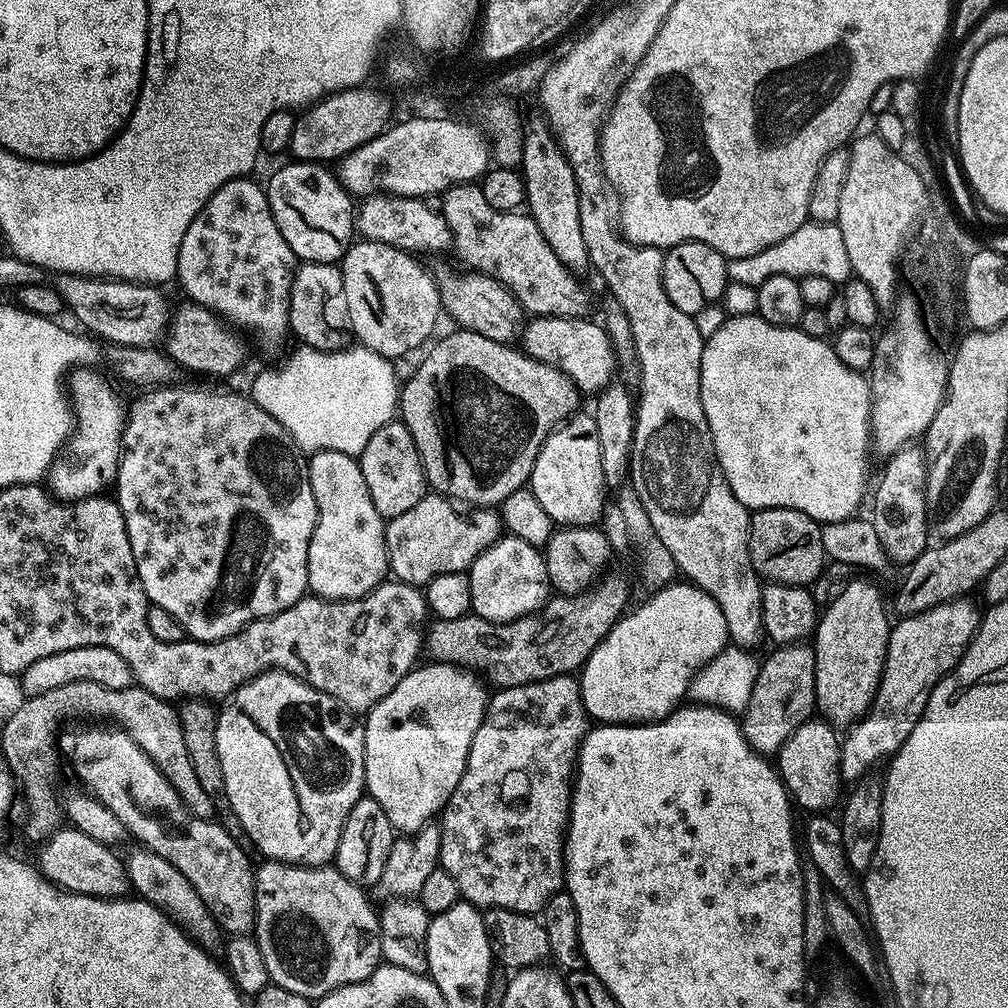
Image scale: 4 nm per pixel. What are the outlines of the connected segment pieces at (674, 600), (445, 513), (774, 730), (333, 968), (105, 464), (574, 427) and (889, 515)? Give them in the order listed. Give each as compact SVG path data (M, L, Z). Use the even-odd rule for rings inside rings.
M671 582L664 587L655 589L651 595L653 596L645 604L638 605L636 609L633 607L631 610L625 611L624 615L620 617L620 621L610 630L610 634L606 634L606 638L602 638L602 642L594 650L594 654L590 654L590 658L584 663L583 668L578 673L584 709L588 711L589 717L593 721L600 724L643 724L645 722L665 720L671 712L675 712L677 708L681 707L683 700L680 699L689 695L692 680L703 671L705 666L722 649L729 647L730 637L728 627L726 626L726 618L722 618L722 610L718 610L718 602L714 602L714 598L710 598L710 594L706 594L701 588L697 588L691 582Z
M425 495L414 510L398 514L384 529L388 566L399 583L426 586L438 574L467 572L474 561L500 539L502 525L499 511L480 506L467 516L453 501L439 495ZM396 575L396 576L395 576Z
M797 642L782 644L771 649L773 652L768 657L763 657L758 678L754 682L754 690L750 694L748 707L742 713L742 727L748 745L755 752L761 754L775 754L780 747L802 726L807 720L813 719L816 708L816 687L814 686L814 666L816 665L816 649L811 643Z
M265 859L264 865L255 869L256 883L256 916L254 935L258 942L258 950L262 950L262 959L266 962L266 970L268 971L269 981L278 986L282 986L286 990L294 990L294 994L302 994L310 1001L317 1001L320 997L330 994L334 990L338 990L347 984L357 984L366 978L370 978L370 974L374 974L374 970L379 968L382 963L380 954L380 917L378 915L377 905L372 905L368 901L368 896L361 885L350 882L350 878L343 876L335 866L305 866L302 864L282 864L278 860Z
M88 368L81 369L73 375L73 382L71 379L70 403L78 417L78 423L66 445L66 451L56 458L50 469L51 491L64 502L85 500L87 496L103 493L104 487L107 484L109 487L120 471L126 408L125 405L120 405L119 398L107 382L91 372Z
M584 410L577 411L549 434L534 462L530 487L534 498L542 502L546 514L550 514L550 518L557 525L582 528L597 523L596 519L604 512L606 485L602 474L602 450L598 446L598 426L595 415L588 413L587 416Z
M905 446L887 457L888 465L876 484L870 519L891 561L907 566L929 547L928 457L923 447Z

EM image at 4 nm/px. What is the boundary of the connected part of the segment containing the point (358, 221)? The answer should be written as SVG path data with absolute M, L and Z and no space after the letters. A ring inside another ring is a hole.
M371 193L361 201L361 204L354 218L354 226L363 239L380 241L418 254L447 251L451 247L452 235L443 215L434 212L419 197Z

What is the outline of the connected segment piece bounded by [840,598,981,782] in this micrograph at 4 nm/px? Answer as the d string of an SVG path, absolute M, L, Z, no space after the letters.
M961 598L945 604L934 606L930 610L918 613L917 616L905 616L891 625L888 633L888 649L884 659L884 673L880 679L878 690L874 694L868 711L847 729L848 737L843 737L840 746L840 779L841 781L860 782L875 764L883 765L885 761L896 755L896 751L906 742L910 730L918 726L918 718L922 718L926 702L938 686L938 682L948 673L953 672L968 644L974 638L976 627L980 624L981 613L971 604L971 599Z

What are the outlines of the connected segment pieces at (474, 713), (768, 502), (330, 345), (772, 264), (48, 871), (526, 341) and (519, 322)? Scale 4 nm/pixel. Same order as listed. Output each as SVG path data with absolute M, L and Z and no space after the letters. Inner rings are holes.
M427 663L408 672L386 698L372 707L363 721L364 786L367 795L382 806L393 829L400 834L414 833L443 813L466 770L474 734L478 734L478 726L482 726L490 699L490 692L484 689L485 681L475 671L454 664Z
M759 314L749 316L728 316L727 319L725 319L724 325L704 341L702 366L700 367L700 393L702 394L702 410L706 410L706 422L710 426L710 434L714 438L716 460L720 464L720 469L724 471L724 477L730 486L730 490L734 490L738 502L742 502L750 510L759 510L761 508L789 508L790 510L802 510L802 514L806 514L821 525L836 523L839 520L845 520L848 517L855 517L857 515L858 510L856 510L856 507L863 502L864 487L868 484L868 448L870 452L870 437L872 435L872 389L869 381L866 379L865 373L855 372L850 366L843 364L841 360L838 359L838 354L834 354L832 345L827 339L819 340L818 338L810 338L810 334L800 331L799 327L783 328L782 326L774 326L770 322L763 320Z
M301 263L292 277L288 327L305 348L338 352L350 340L348 307L342 274L336 264Z
M816 221L803 224L782 242L775 243L774 246L767 247L758 254L728 260L727 272L731 281L753 287L761 285L767 278L778 274L797 278L819 274L822 278L828 278L836 285L841 285L847 283L853 273L841 230L832 232L832 223L820 224Z
M61 826L43 841L38 871L51 884L66 892L77 892L80 896L103 896L124 898L129 895L128 870L125 863L115 856L109 845L82 834L71 826Z
M538 316L529 319L522 338L522 348L533 360L565 372L584 394L603 393L613 383L612 375L615 377L618 372L616 351L612 348L608 331L603 323L596 321L595 324L592 318Z
M482 272L464 274L468 276L448 276L439 281L440 303L443 311L457 320L461 329L482 334L499 344L511 345L519 341L526 324L526 313L509 288L499 284L492 276Z

